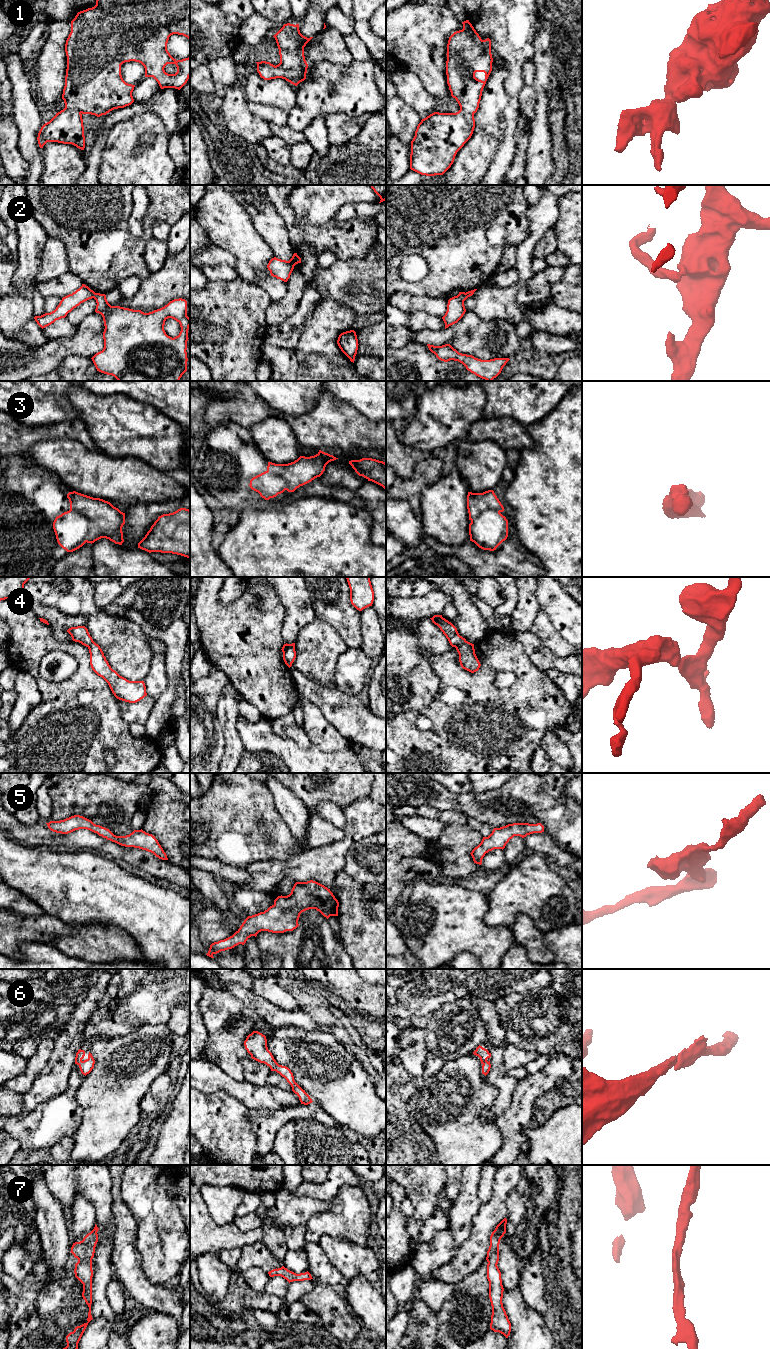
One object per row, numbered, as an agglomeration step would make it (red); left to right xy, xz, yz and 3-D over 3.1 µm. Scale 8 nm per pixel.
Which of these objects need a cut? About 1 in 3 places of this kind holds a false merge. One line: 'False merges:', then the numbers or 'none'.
False merges: 2, 4

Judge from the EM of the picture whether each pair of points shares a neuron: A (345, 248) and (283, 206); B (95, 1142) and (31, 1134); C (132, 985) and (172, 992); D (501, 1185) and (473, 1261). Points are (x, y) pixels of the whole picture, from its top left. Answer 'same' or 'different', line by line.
A: same
B: different
C: different
D: same

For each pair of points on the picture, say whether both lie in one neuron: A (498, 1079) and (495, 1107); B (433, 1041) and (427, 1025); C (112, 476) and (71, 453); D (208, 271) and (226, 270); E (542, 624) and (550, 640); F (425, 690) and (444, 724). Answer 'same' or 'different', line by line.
A: same
B: same
C: same
D: same
E: same
F: different

